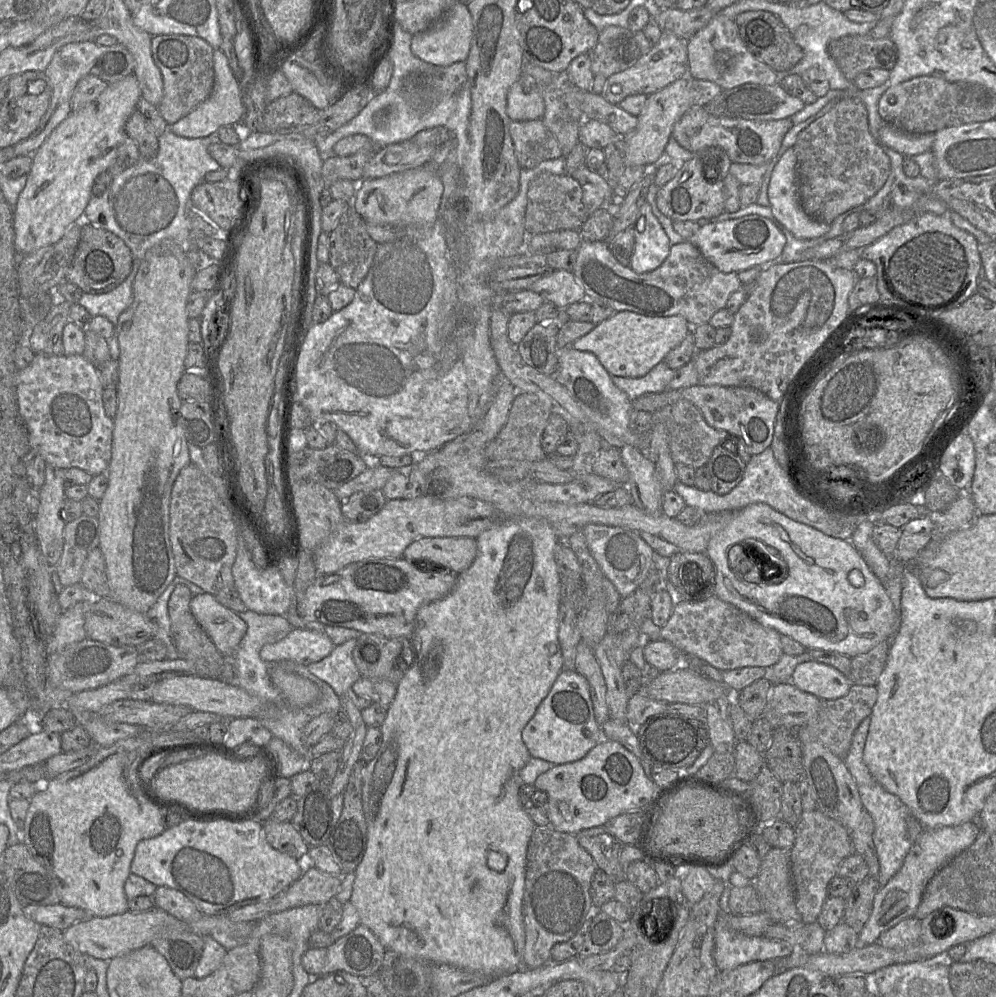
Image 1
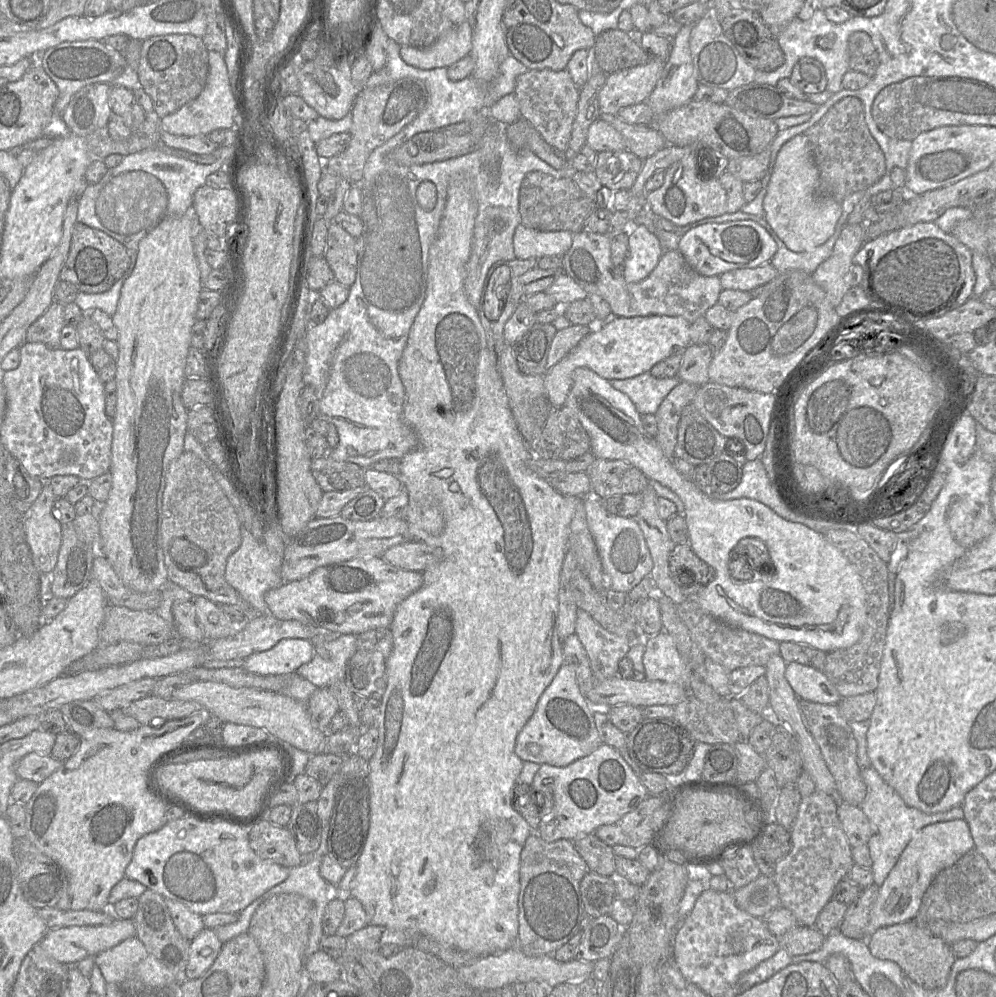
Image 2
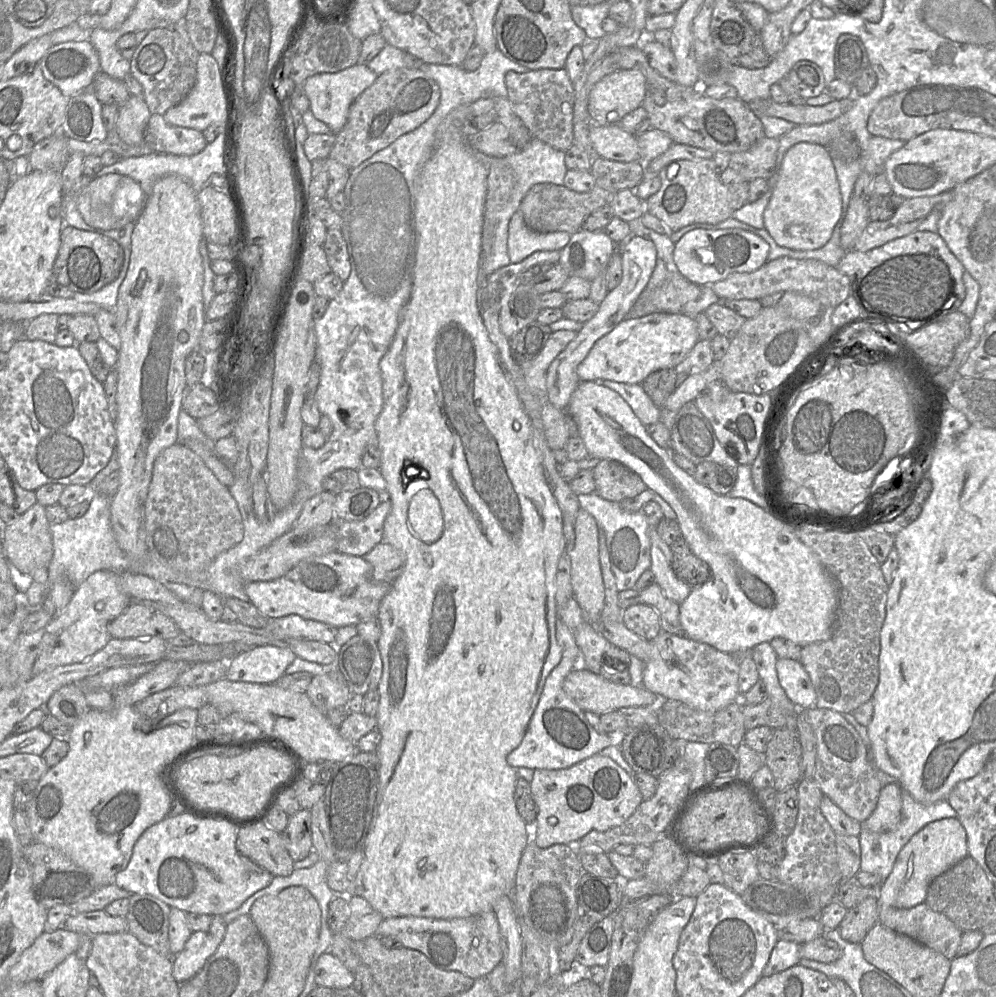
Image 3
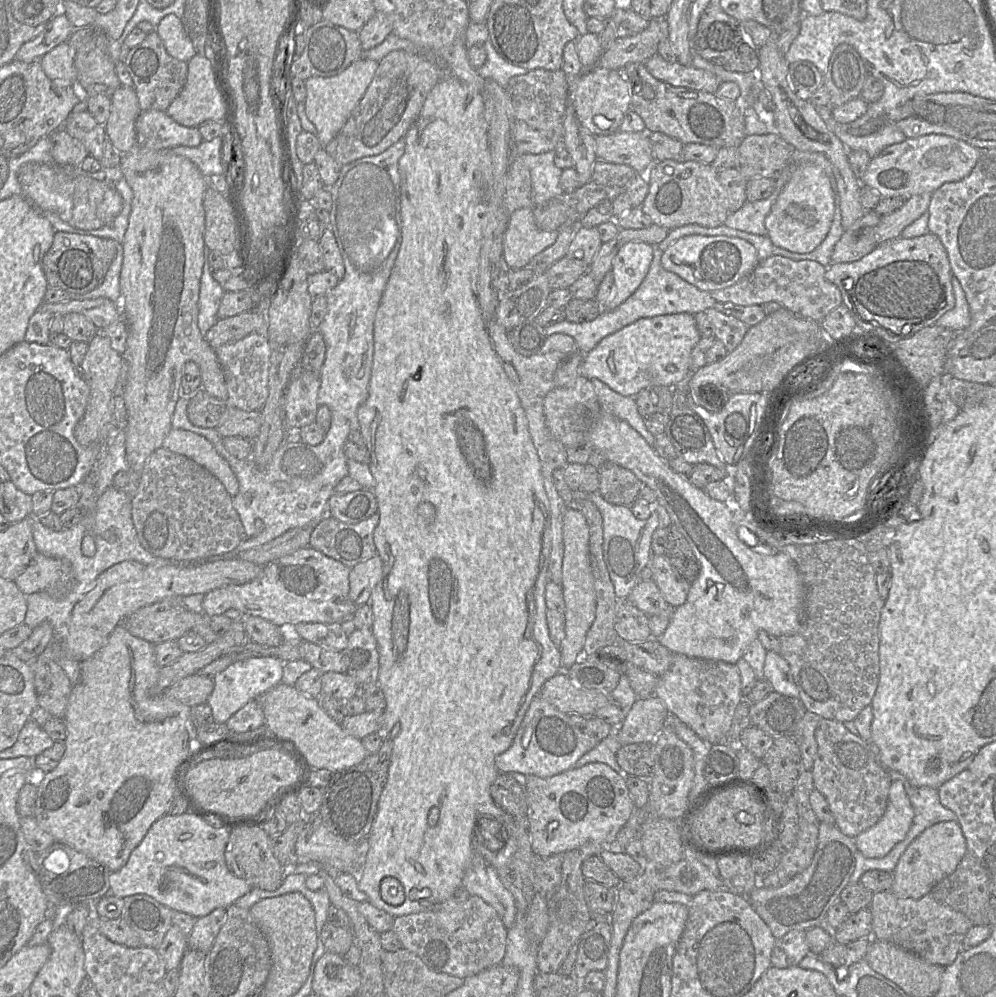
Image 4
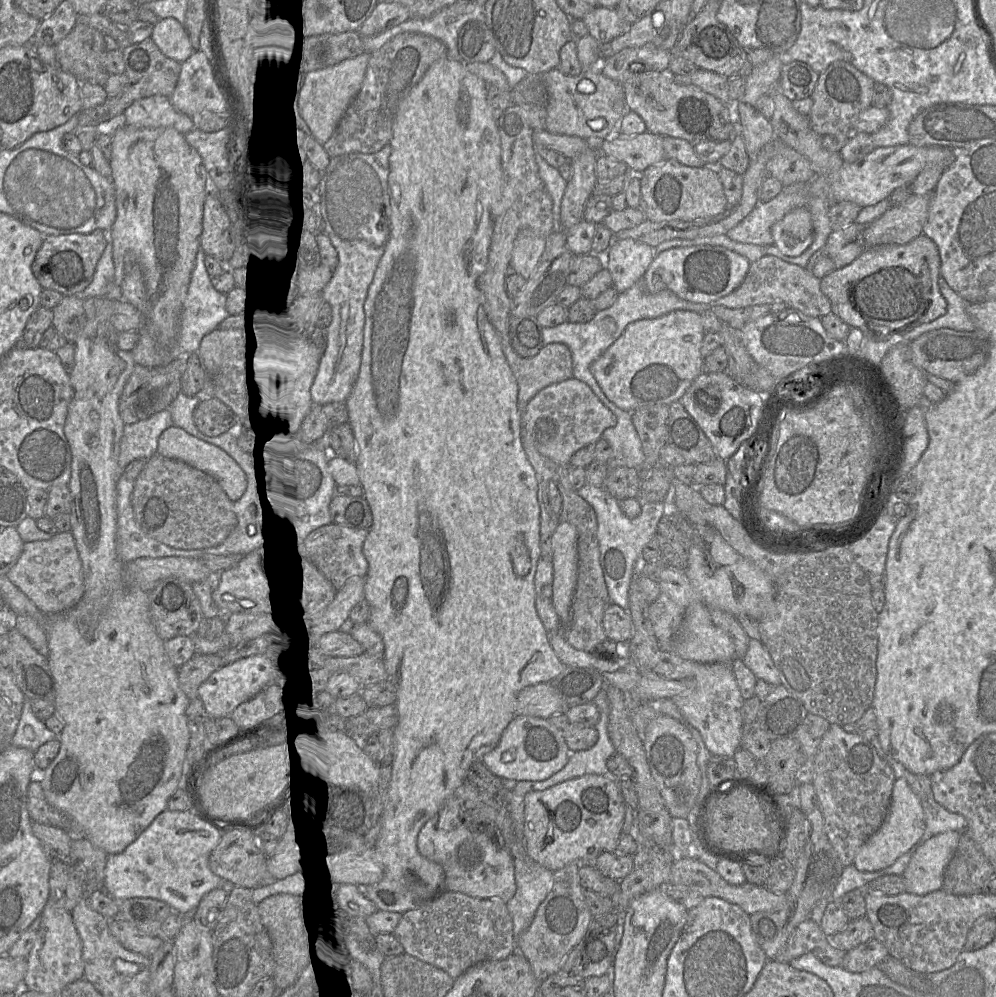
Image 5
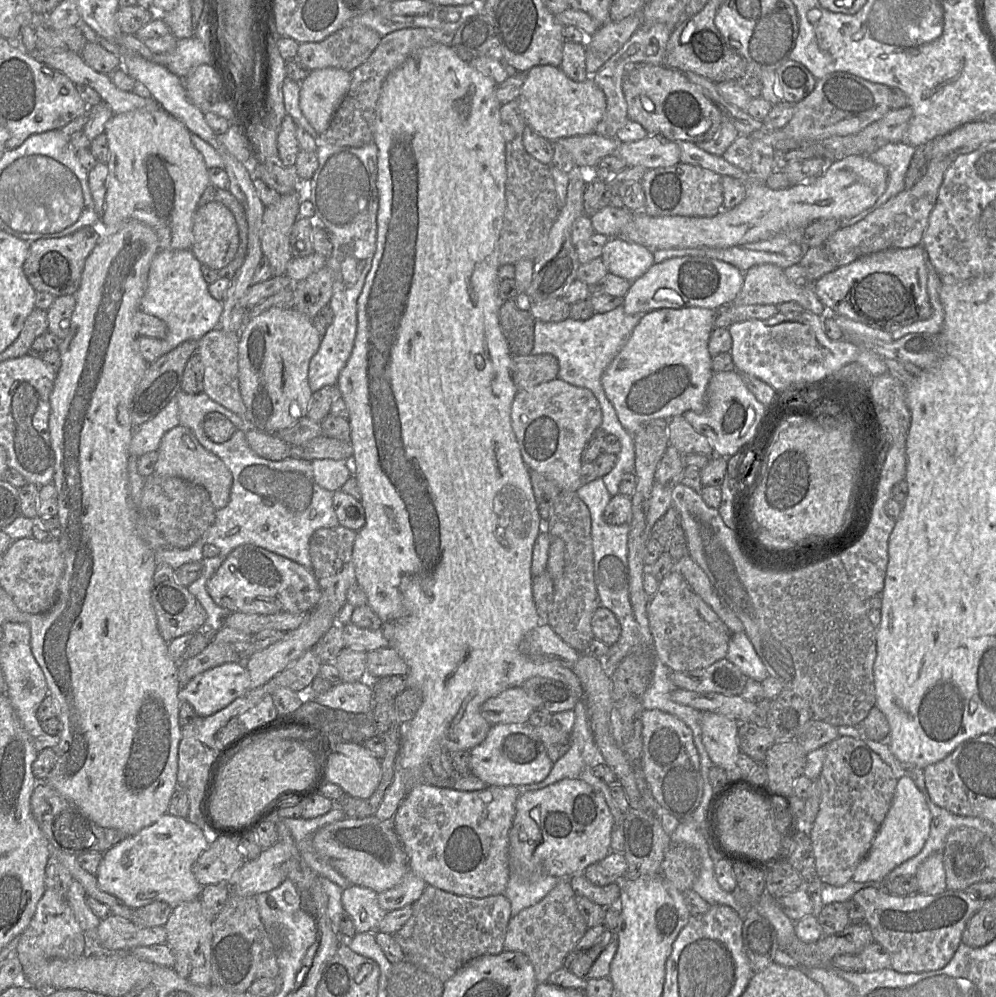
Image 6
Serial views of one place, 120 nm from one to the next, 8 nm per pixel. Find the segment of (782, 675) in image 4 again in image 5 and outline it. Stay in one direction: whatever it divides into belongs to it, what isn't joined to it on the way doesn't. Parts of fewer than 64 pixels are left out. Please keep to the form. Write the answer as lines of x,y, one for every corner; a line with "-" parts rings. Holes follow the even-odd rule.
750,639
748,650
742,661
757,679
764,680
774,686
781,685
779,671
770,653
760,640

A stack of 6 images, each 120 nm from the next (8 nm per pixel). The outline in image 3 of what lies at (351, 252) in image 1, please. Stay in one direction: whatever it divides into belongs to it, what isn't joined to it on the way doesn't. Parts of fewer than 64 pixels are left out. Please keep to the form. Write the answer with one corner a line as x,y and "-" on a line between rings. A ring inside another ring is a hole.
327,228
325,242
322,247
331,272
343,282
346,281
350,275
351,265
341,228

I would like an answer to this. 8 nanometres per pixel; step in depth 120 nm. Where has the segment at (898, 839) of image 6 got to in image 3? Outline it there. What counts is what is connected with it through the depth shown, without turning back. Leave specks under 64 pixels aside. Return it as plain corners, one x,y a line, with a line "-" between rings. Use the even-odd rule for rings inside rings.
889,783
882,787
878,802
872,814
863,822
861,829
883,833
896,828
901,820
900,785

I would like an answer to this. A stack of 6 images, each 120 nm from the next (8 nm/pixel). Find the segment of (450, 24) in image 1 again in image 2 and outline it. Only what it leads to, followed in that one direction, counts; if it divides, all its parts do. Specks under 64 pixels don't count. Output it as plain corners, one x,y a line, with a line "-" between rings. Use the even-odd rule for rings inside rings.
468,20
450,29
432,45
424,48
401,46
402,60
415,68
429,70
448,68
469,55
472,50
472,28

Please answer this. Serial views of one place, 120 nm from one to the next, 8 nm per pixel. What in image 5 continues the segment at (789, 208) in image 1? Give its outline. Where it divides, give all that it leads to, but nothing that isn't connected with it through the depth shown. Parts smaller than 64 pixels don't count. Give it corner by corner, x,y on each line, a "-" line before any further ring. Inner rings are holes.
798,207
787,213
771,229
774,244
785,255
801,255
814,239
813,223
810,211

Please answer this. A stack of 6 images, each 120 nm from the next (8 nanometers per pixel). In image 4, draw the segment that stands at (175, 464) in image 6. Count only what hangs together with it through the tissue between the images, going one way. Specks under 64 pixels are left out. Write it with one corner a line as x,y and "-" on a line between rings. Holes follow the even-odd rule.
171,429
162,447
186,456
207,469
224,485
231,497
238,493
238,480
231,467
203,436
188,430

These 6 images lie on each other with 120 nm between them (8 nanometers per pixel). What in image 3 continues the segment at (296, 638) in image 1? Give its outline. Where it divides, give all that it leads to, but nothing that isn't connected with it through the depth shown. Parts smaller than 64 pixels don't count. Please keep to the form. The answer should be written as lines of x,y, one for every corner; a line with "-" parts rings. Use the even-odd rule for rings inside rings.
264,645
248,648
229,660
225,679
252,683
276,683
296,655
287,647

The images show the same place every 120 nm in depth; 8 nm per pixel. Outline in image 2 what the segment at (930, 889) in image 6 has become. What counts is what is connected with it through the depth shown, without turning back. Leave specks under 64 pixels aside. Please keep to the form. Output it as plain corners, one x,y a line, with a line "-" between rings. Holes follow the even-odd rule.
965,819
940,821
919,829
879,886
879,893
869,916
868,936
879,928
915,920
922,897
935,876
973,848
974,841

